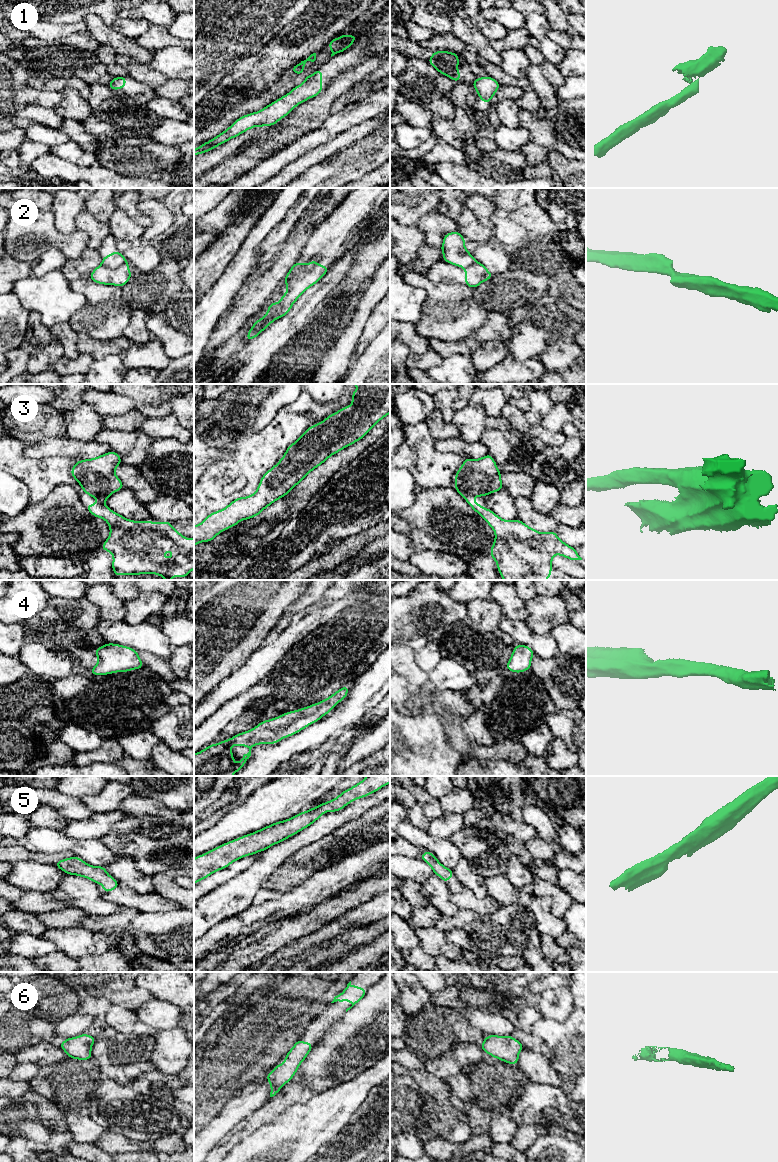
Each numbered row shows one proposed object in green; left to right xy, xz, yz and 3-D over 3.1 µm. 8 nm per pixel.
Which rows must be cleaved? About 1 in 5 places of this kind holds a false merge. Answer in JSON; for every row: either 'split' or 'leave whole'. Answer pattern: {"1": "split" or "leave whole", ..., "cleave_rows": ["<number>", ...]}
{"1": "split", "2": "split", "3": "leave whole", "4": "leave whole", "5": "leave whole", "6": "leave whole", "cleave_rows": ["1", "2"]}

